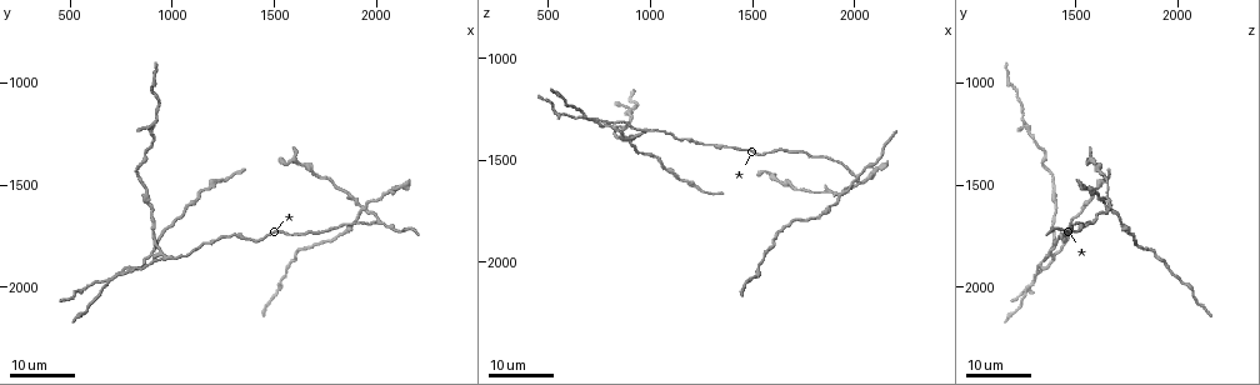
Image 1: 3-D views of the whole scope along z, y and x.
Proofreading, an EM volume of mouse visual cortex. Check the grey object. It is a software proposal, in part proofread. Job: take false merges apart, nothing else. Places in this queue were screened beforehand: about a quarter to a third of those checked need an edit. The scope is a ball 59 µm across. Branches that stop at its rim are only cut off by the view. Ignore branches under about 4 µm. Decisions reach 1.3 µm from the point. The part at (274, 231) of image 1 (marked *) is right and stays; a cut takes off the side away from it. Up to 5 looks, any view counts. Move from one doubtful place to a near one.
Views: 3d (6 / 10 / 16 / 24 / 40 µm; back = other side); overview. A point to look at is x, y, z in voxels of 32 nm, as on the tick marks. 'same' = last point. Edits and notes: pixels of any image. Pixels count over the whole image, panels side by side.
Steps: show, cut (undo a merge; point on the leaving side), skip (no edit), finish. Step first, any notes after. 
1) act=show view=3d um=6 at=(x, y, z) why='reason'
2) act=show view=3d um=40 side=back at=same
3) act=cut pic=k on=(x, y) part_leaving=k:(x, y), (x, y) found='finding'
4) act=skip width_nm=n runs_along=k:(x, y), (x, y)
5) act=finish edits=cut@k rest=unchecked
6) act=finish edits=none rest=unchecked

act=show view=3d um=24 at=(960, 1870, 1350) why='side arm on a straight run'

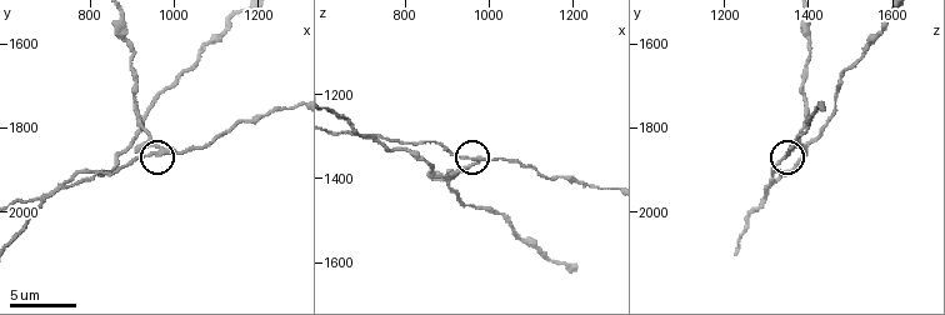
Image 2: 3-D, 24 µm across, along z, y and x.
act=show view=3d um=6 at=(965, 1865, 1350)

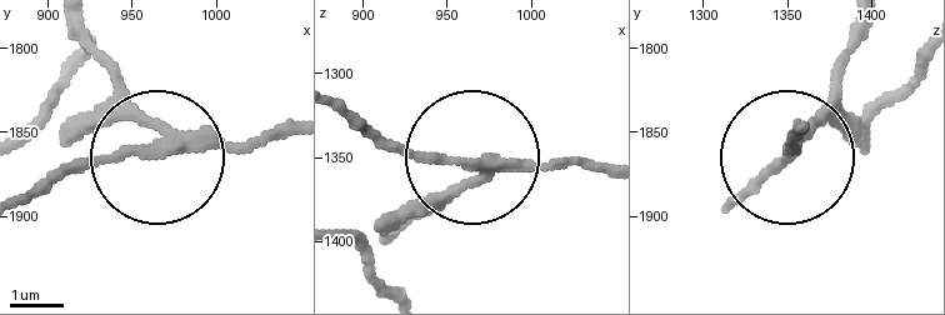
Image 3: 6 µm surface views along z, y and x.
act=cut pic=3 on=(101, 119) side_arm_um=24 part_leaving=3:(165, 138), (80, 21) found='two neurons meet here'

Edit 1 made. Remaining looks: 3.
act=show view=overview

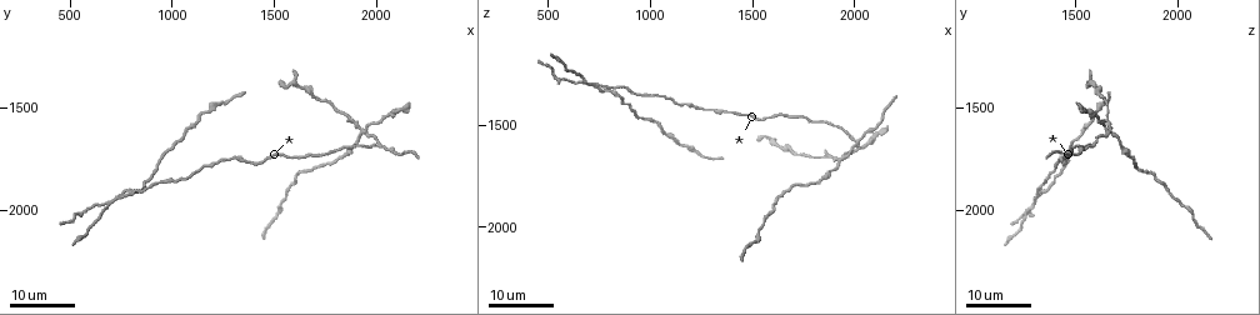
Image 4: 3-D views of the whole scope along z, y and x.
act=show view=3d um=24 at=(1910, 1600, 1660) why='three-way junction'

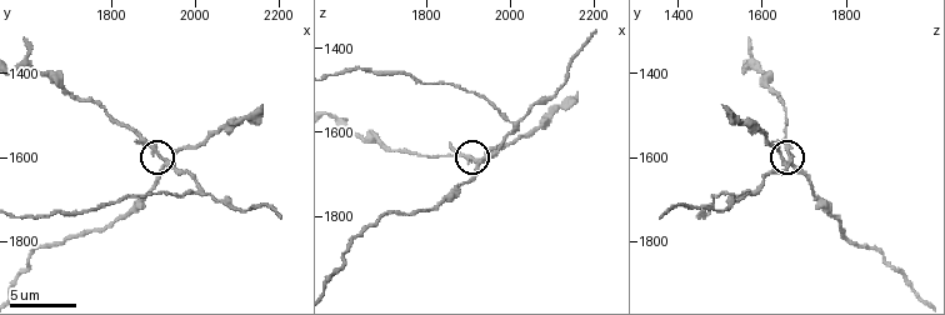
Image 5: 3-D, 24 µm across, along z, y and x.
act=show view=3d um=10 at=(1925, 1610, 1670)

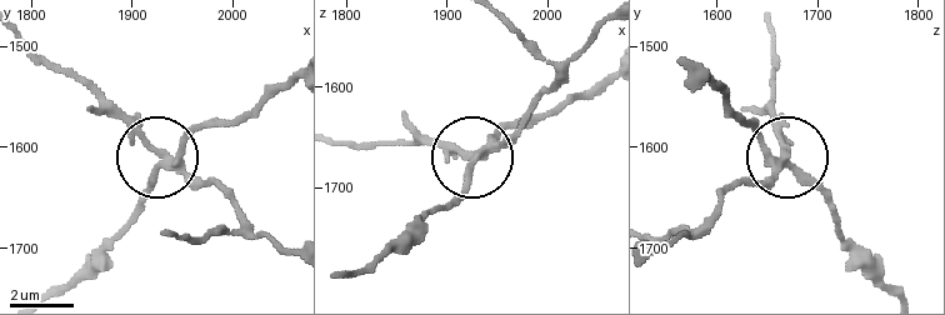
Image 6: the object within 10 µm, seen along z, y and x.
act=cut pic=6 on=(193, 129) side_arm_um=17 part_leaving=6:(168, 163), (130, 219), (49, 289) found='a second neuron is stuck on'

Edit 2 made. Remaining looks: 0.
act=finish edits=cut@3,cut@6 rest=unchecked

